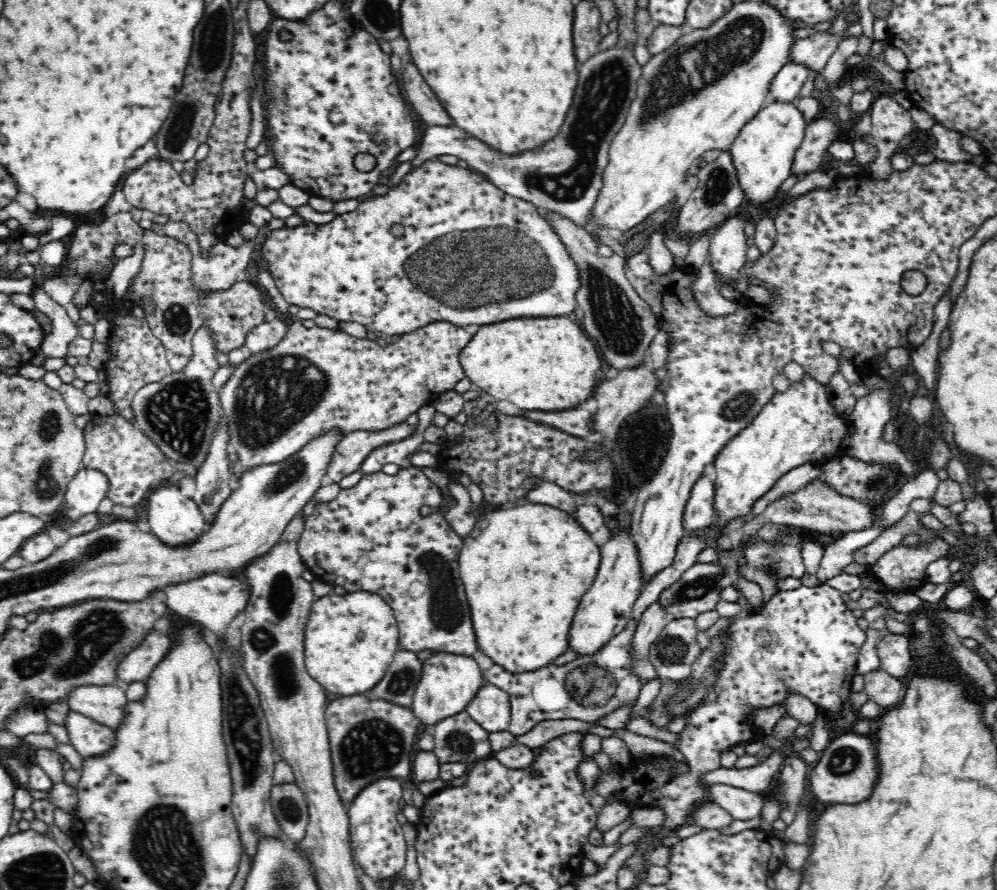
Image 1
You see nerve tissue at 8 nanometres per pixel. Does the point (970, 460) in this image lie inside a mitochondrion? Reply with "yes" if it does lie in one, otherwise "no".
no

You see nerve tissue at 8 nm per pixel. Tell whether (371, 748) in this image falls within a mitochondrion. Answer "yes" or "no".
yes

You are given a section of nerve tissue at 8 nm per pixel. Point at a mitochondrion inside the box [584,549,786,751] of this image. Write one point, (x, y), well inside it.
(703, 586)

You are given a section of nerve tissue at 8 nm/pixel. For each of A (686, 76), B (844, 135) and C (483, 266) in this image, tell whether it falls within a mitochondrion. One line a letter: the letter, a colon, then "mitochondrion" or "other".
A: mitochondrion
B: other
C: mitochondrion

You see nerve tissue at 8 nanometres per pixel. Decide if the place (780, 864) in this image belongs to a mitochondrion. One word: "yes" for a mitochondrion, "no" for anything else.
no

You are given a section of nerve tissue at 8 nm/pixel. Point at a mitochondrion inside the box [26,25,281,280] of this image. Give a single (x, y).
(175, 134)

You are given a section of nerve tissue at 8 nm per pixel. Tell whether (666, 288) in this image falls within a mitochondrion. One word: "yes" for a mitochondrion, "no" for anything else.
no

